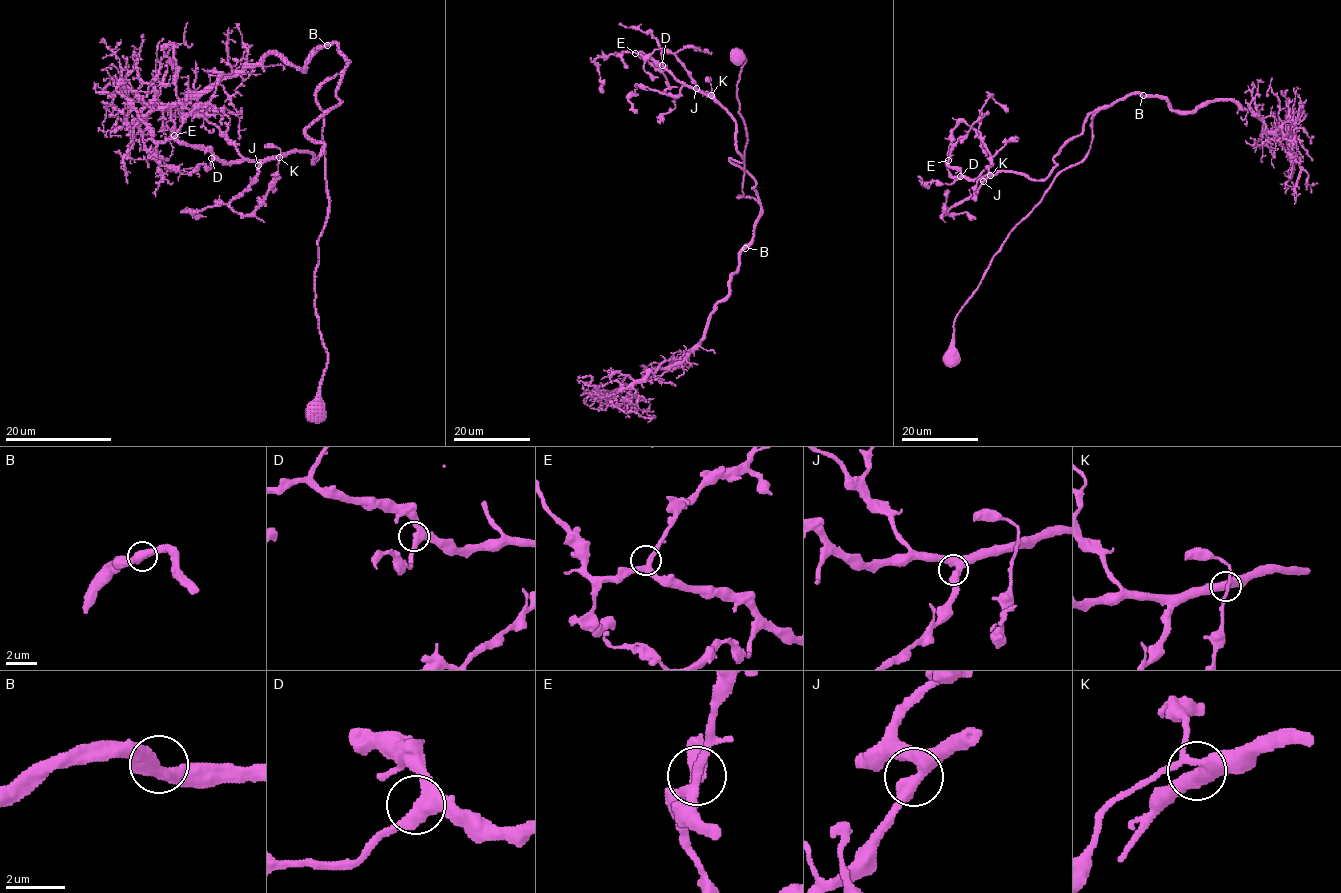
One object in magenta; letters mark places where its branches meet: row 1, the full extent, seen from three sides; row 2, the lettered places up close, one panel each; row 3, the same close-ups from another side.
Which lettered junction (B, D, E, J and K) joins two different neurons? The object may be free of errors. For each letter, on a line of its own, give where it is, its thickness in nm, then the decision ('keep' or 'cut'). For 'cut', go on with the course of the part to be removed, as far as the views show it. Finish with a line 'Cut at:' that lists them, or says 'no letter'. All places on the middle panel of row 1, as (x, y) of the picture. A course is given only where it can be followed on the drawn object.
B: (745, 248) | 550 nm | keep
D: (662, 65) | 400 nm | keep
E: (635, 53) | 280 nm | keep
J: (696, 88) | 420 nm | keep
K: (711, 95) | 400 nm | keep
Cut at: no letter

